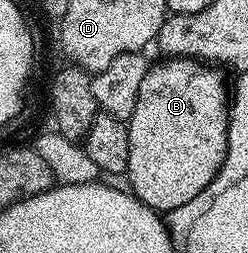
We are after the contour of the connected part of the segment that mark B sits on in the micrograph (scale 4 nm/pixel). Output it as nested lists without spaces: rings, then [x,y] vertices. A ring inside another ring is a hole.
[[[170,59],[147,70],[140,85],[140,97],[136,97],[136,109],[128,120],[128,169],[125,178],[130,179],[129,190],[144,205],[159,213],[169,213],[188,205],[211,183],[224,165],[228,145],[230,105],[228,83],[222,80],[217,66],[205,65],[197,60]]]

